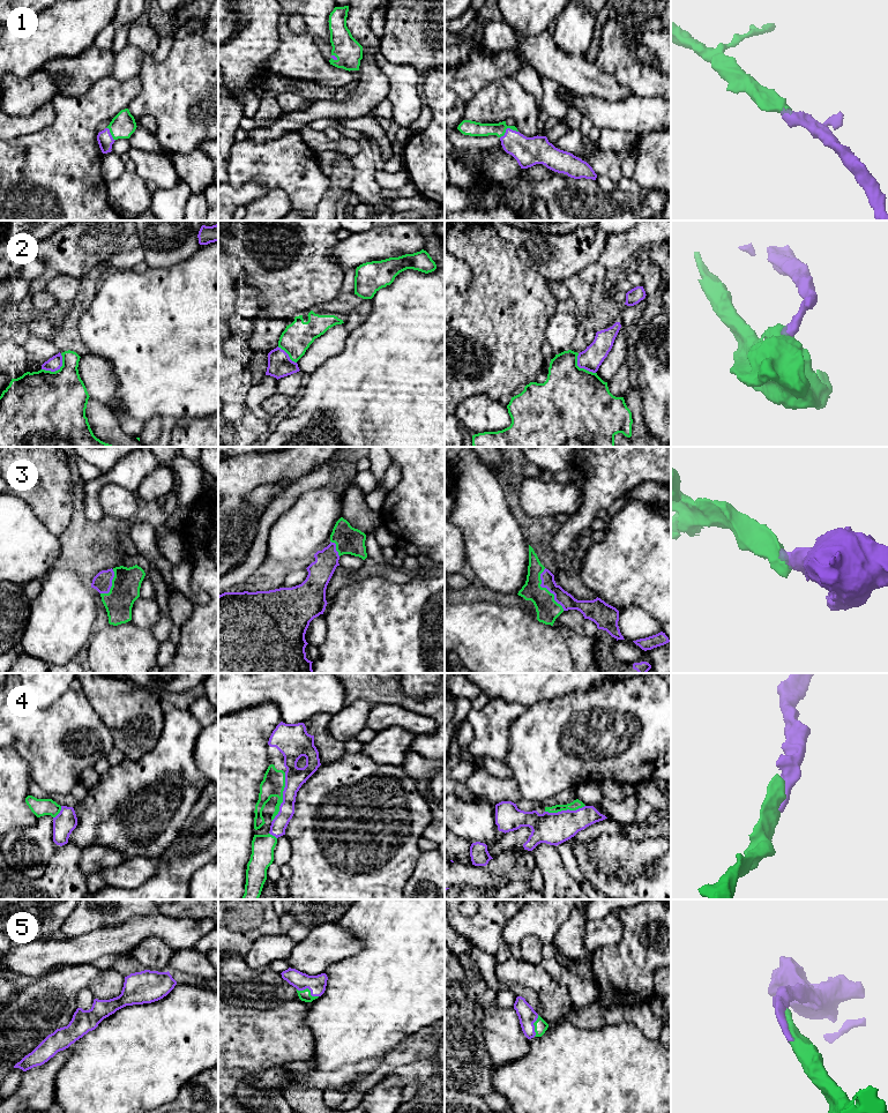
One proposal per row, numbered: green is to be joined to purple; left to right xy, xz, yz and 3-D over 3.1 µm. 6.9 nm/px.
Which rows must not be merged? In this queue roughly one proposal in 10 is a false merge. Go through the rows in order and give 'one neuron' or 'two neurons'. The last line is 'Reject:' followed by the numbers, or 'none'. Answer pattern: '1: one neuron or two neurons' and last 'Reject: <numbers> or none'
1: one neuron
2: two neurons
3: one neuron
4: one neuron
5: one neuron
Reject: 2

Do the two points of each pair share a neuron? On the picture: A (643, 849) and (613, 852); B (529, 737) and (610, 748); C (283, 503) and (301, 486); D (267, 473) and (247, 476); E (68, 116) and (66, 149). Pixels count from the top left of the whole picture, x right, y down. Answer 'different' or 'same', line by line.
A: same
B: same
C: same
D: same
E: same

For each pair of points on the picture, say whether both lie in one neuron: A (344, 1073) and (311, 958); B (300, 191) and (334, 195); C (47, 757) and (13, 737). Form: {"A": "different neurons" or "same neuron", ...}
{"A": "different neurons", "B": "different neurons", "C": "same neuron"}

